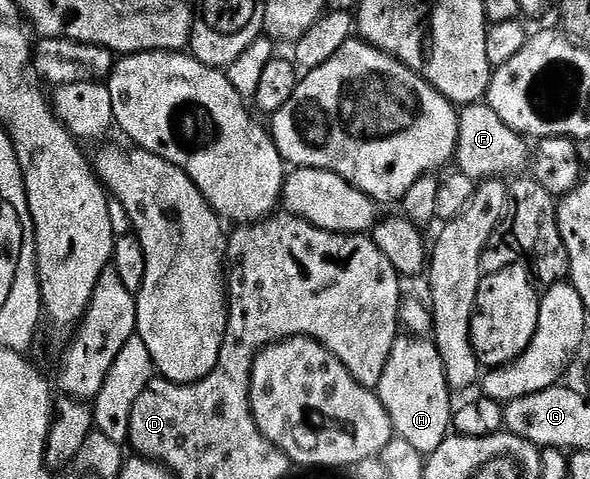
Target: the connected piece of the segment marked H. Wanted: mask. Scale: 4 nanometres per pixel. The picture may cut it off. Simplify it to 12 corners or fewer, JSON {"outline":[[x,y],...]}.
{"outline":[[399,336],[375,393],[394,435],[426,456],[455,394],[428,337]]}

